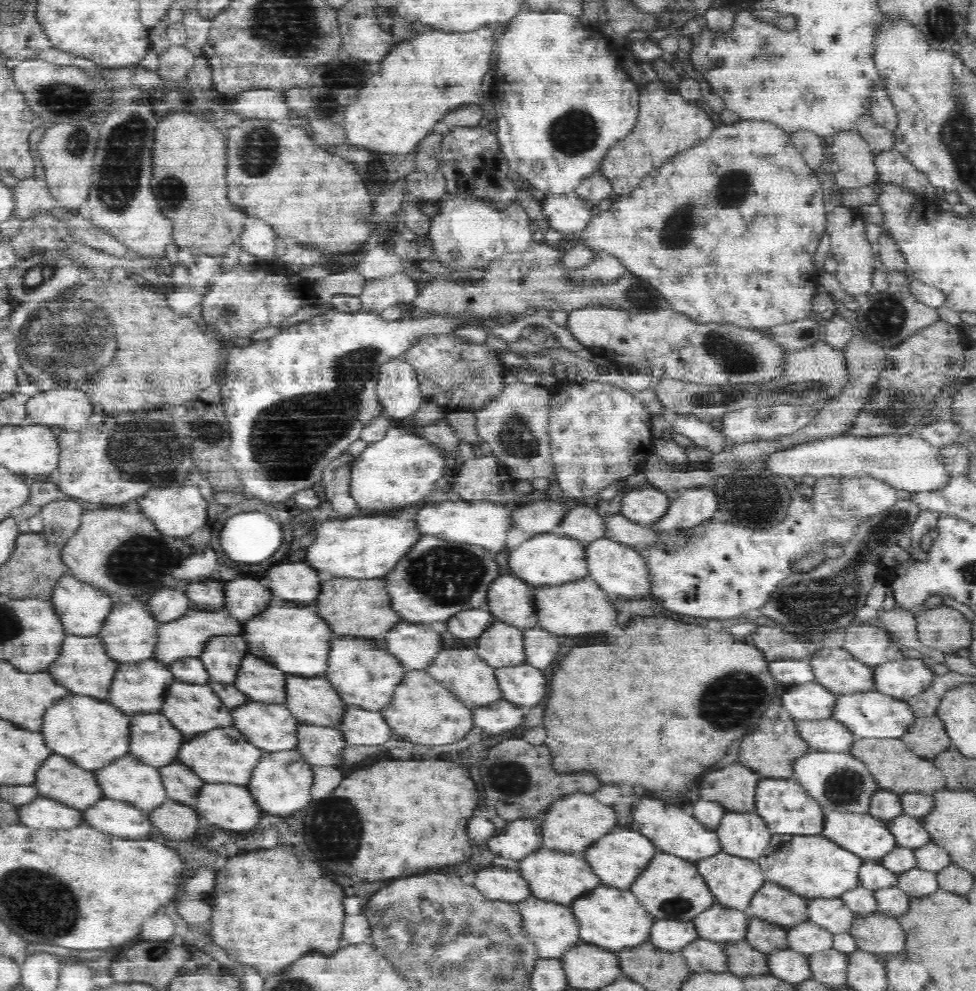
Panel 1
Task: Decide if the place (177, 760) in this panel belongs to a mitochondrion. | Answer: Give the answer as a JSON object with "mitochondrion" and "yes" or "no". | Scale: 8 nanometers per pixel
{"mitochondrion":"no"}

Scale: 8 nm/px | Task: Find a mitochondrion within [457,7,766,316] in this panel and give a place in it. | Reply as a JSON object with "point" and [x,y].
{"point":[575,132]}

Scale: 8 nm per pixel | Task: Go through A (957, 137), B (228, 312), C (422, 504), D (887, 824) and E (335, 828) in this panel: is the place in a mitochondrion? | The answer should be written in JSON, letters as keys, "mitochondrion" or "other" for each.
{"A":"mitochondrion","B":"mitochondrion","C":"other","D":"other","E":"mitochondrion"}

